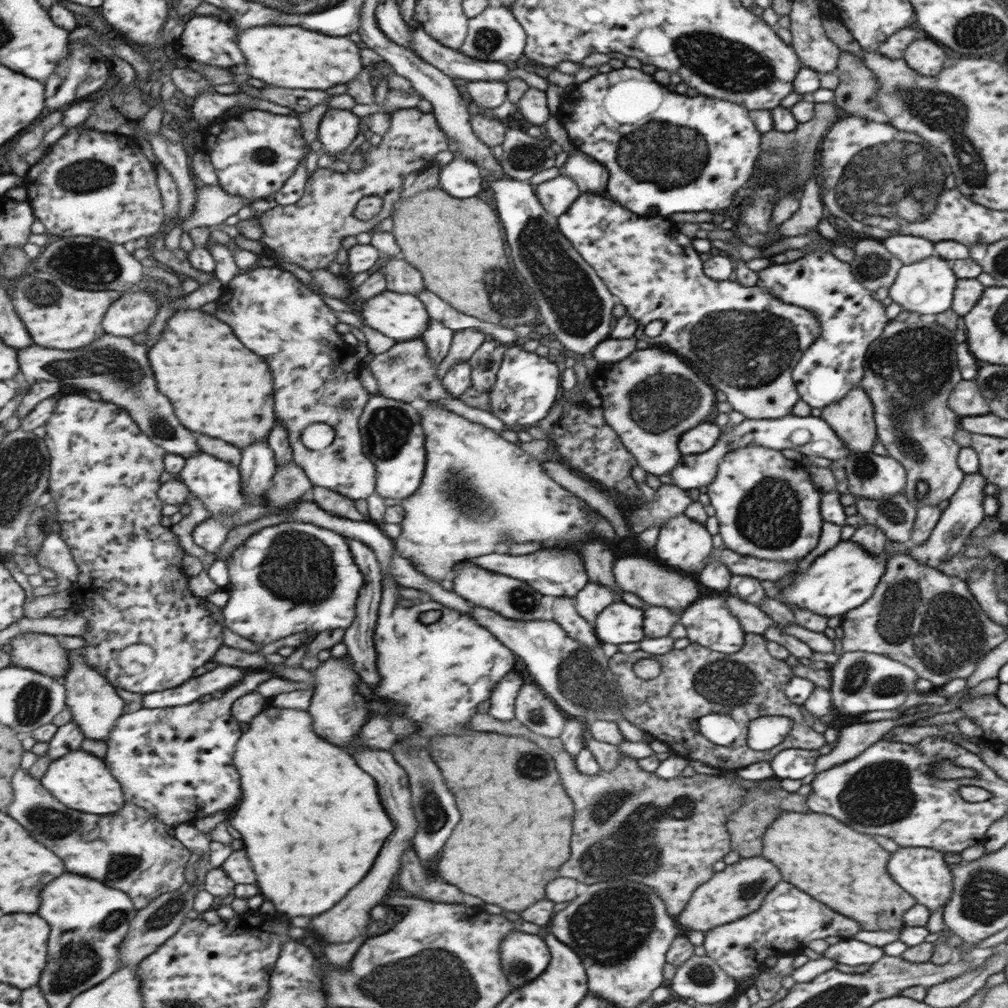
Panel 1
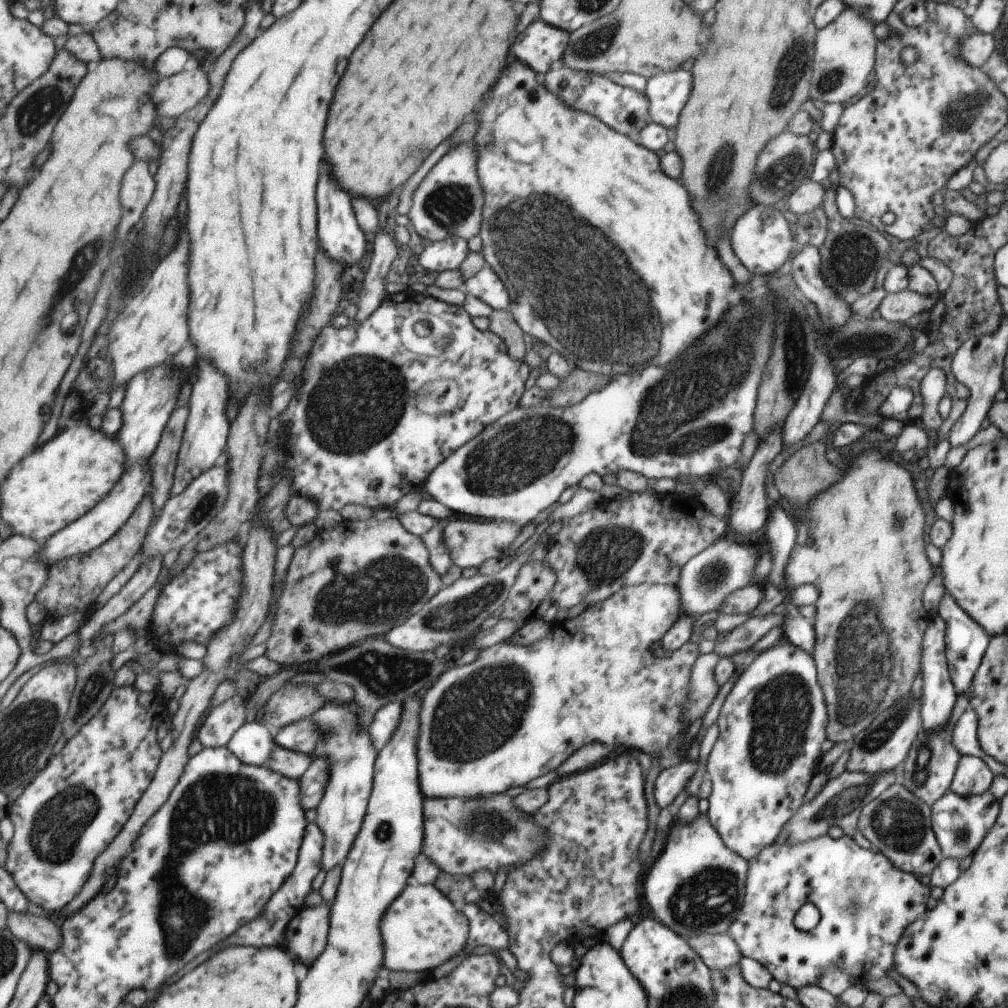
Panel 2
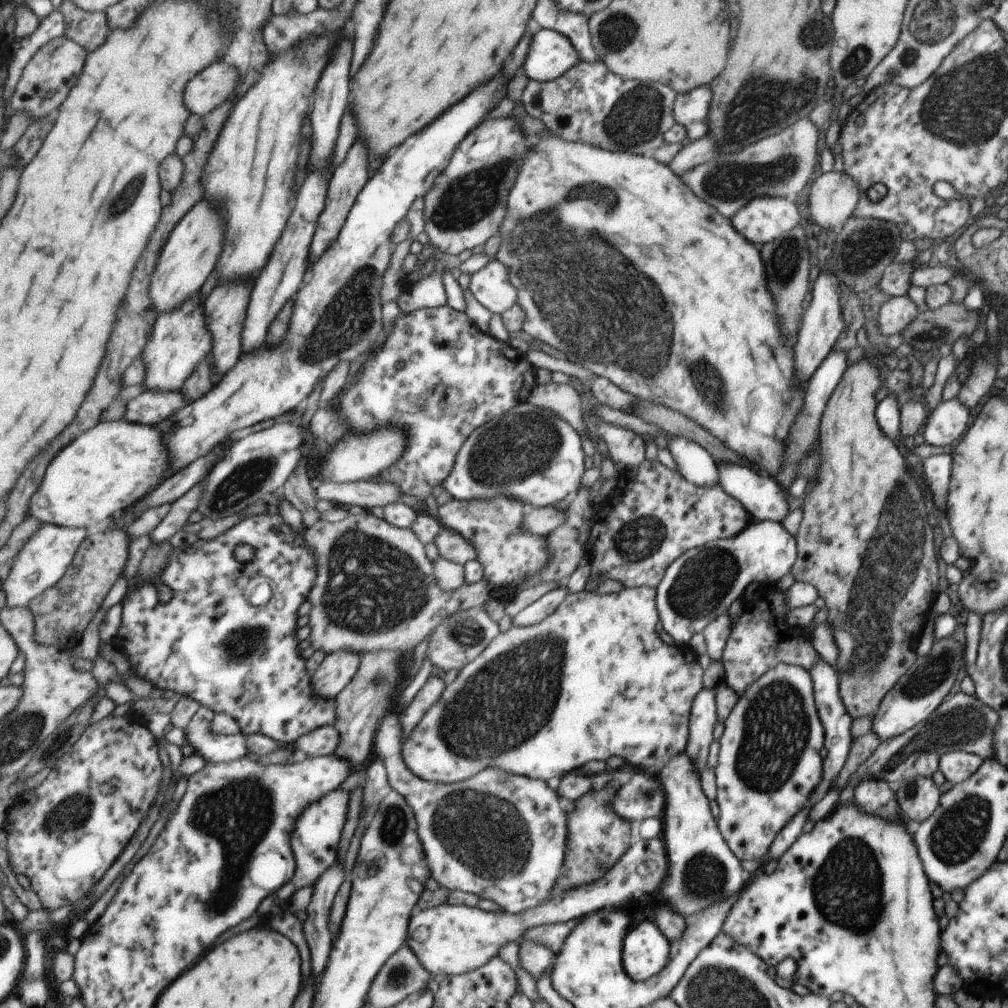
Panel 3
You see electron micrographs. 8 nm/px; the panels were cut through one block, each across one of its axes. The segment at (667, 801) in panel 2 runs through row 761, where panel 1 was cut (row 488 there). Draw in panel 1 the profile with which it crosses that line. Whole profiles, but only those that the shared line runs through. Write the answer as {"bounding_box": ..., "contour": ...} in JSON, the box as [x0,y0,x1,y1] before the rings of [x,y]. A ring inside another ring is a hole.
{"bounding_box":[670,415,851,490],"contour":[[[788,415],[760,420],[745,419],[734,430],[724,432],[710,450],[684,456],[684,460],[679,461],[680,466],[675,466],[674,472],[670,473],[672,484],[684,490],[708,486],[714,480],[725,454],[740,447],[746,447],[751,443],[779,451],[784,450],[784,448],[792,448],[792,450],[801,452],[803,455],[822,456],[822,458],[829,458],[830,460],[837,460],[851,452],[851,448],[843,442],[834,428],[821,416]]]}

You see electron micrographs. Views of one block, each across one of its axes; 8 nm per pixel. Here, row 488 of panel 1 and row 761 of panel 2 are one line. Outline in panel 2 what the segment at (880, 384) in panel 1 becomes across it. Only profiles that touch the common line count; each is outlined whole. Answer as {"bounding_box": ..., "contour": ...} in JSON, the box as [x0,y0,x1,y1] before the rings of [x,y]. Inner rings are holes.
{"bounding_box":[902,693,970,806],"contour":[[[969,693],[958,695],[947,726],[942,731],[935,731],[934,733],[920,732],[918,734],[919,738],[915,739],[914,746],[911,748],[912,753],[908,754],[902,764],[903,785],[927,805],[932,806],[938,799],[942,799],[944,795],[951,791],[951,784],[953,783],[959,760],[963,756],[955,747],[952,734],[954,734],[955,724],[959,720],[959,716],[970,708]]]}

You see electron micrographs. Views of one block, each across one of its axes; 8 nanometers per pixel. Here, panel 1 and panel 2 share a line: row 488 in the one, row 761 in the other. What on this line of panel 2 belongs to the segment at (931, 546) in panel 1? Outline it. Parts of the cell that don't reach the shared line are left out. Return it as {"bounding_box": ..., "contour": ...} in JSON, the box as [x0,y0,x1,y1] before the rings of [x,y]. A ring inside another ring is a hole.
{"bounding_box":[951,755,993,796],"contour":[[[963,755],[951,784],[951,791],[962,796],[982,794],[991,787],[993,776],[982,759],[974,755]]]}

